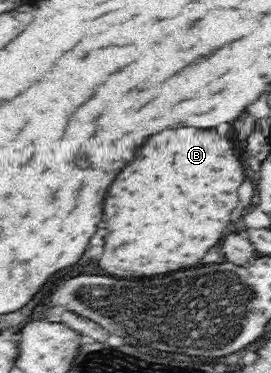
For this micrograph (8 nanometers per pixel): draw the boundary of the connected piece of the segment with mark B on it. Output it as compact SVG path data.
M178 127L174 131L154 133L138 151L138 159L128 163L118 179L106 193L104 221L108 223L106 251L100 265L110 275L158 275L184 269L198 263L208 247L216 245L230 223L230 213L238 207L238 187L246 181L242 161L228 135L220 135L216 129L202 127Z

